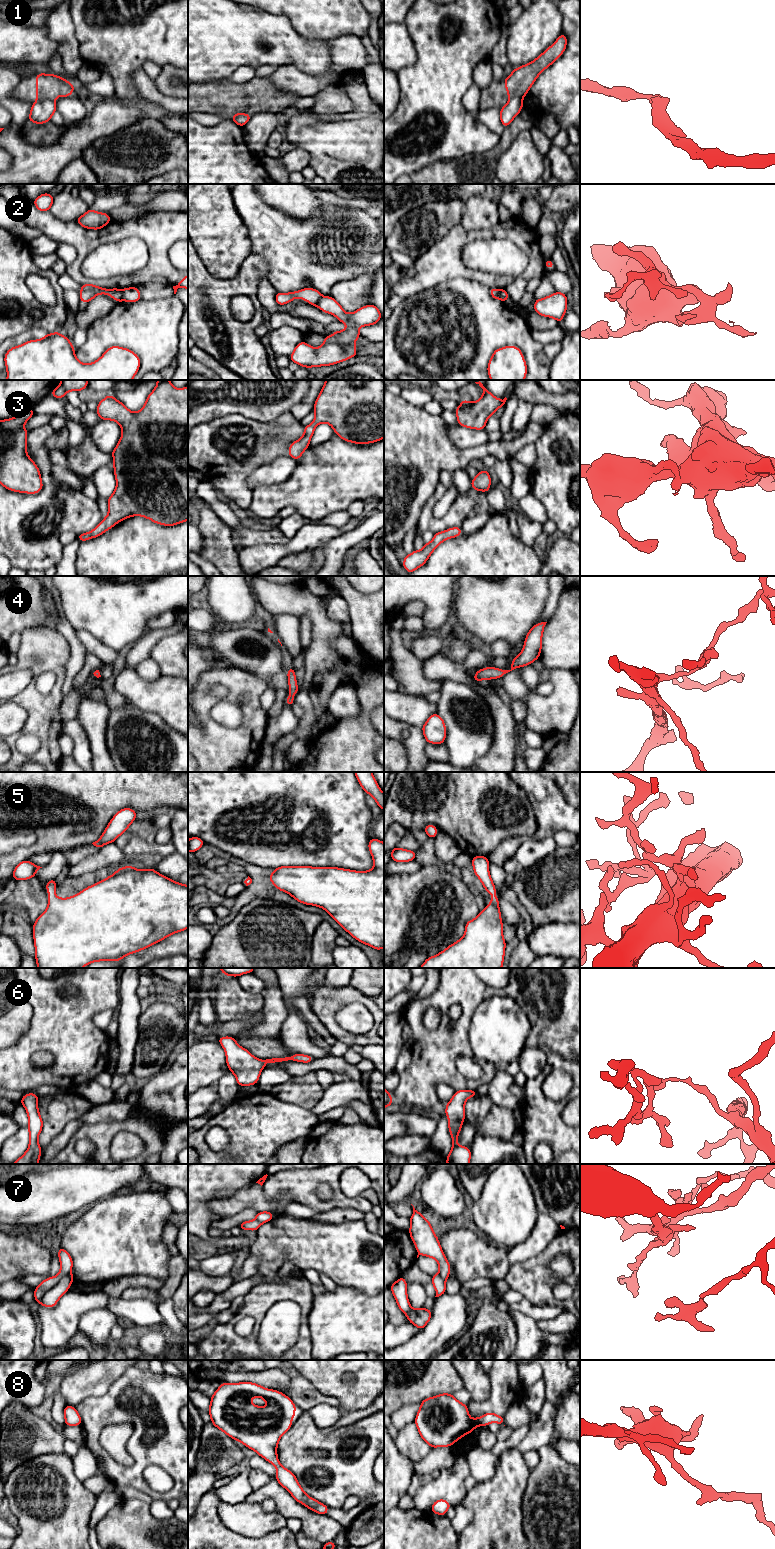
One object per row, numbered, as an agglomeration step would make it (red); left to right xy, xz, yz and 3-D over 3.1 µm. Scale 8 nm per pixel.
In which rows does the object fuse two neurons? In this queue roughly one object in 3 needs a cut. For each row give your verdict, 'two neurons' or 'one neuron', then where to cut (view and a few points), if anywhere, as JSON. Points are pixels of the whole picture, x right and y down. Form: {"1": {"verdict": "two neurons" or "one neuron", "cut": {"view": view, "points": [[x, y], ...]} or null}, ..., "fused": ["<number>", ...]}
{"1": {"verdict": "two neurons", "cut": {"view": "xy", "points": [[53, 99], [39, 99], [37, 101]]}}, "2": {"verdict": "two neurons", "cut": {"view": "xy", "points": [[121, 290], [122, 299]]}}, "3": {"verdict": "one neuron", "cut": null}, "4": {"verdict": "one neuron", "cut": null}, "5": {"verdict": "one neuron", "cut": null}, "6": {"verdict": "one neuron", "cut": null}, "7": {"verdict": "two neurons", "cut": {"view": "xy", "points": [[71, 1270], [39, 1302]]}}, "8": {"verdict": "one neuron", "cut": null}, "fused": ["1", "2", "7"]}

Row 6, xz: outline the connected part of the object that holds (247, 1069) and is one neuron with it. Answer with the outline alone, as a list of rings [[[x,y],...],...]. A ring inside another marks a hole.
[[[218,1037],[218,1042],[225,1050],[226,1064],[229,1071],[235,1075],[237,1084],[244,1087],[258,1083],[262,1069],[267,1063],[288,1060],[310,1063],[314,1060],[312,1056],[304,1054],[293,1054],[285,1058],[260,1060],[254,1057],[247,1049],[239,1046],[233,1037]]]

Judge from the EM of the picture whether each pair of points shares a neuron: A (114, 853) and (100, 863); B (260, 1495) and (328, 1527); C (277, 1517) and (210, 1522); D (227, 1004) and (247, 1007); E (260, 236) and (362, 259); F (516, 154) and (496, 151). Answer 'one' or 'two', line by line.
A: one
B: one
C: two
D: one
E: one
F: two

